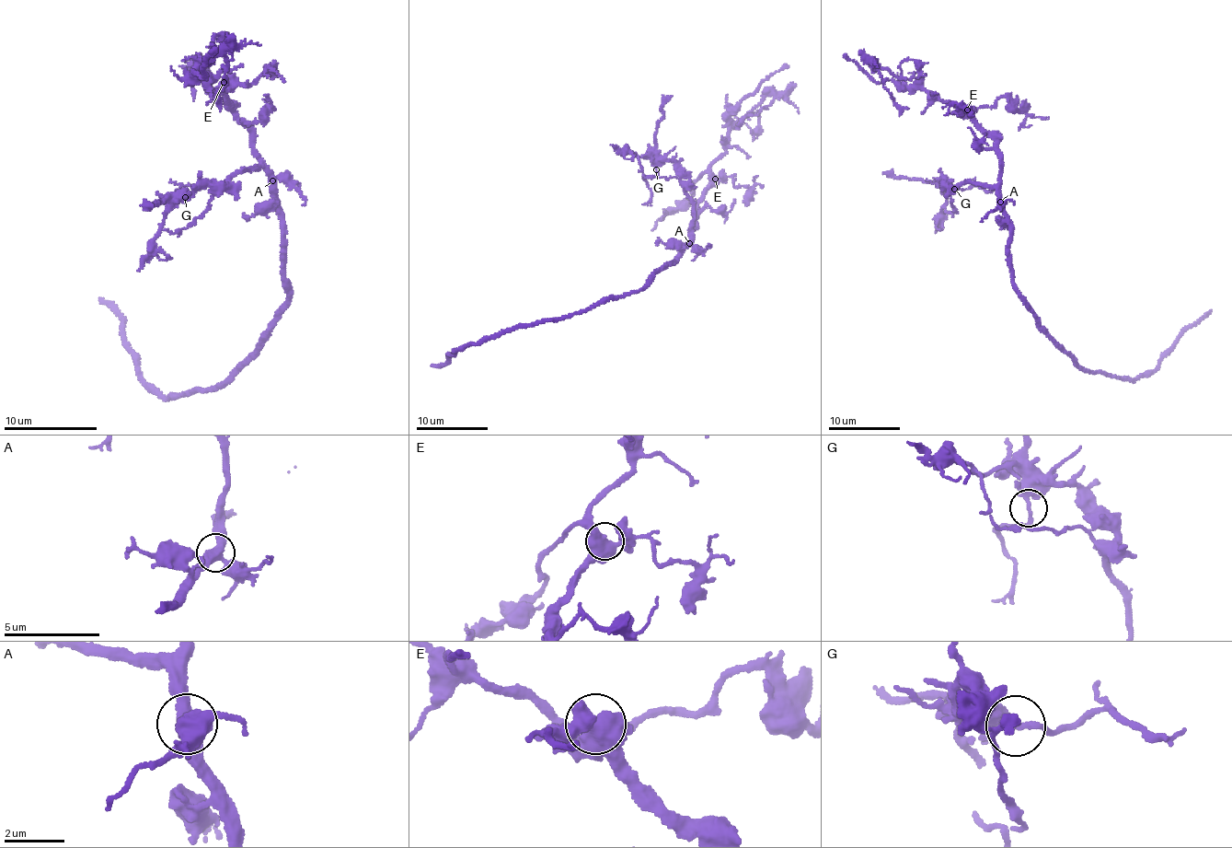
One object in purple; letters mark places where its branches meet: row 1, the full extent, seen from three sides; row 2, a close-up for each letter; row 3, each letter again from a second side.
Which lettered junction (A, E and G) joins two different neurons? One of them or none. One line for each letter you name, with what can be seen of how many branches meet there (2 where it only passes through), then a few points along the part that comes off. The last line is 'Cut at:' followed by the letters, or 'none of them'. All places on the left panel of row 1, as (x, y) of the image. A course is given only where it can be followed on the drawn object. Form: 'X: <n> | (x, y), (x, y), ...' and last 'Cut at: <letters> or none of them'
Cut at: none of them

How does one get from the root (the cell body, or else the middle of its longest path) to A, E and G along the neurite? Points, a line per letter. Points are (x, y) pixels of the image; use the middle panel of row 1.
A: (663, 269), (678, 261), (690, 243)
E: (663, 269), (676, 262), (685, 248), (691, 246), (692, 228), (697, 226), (696, 208), (708, 183), (715, 179)
G: (663, 269), (676, 262), (691, 246), (694, 208), (675, 164), (664, 161), (656, 169)

